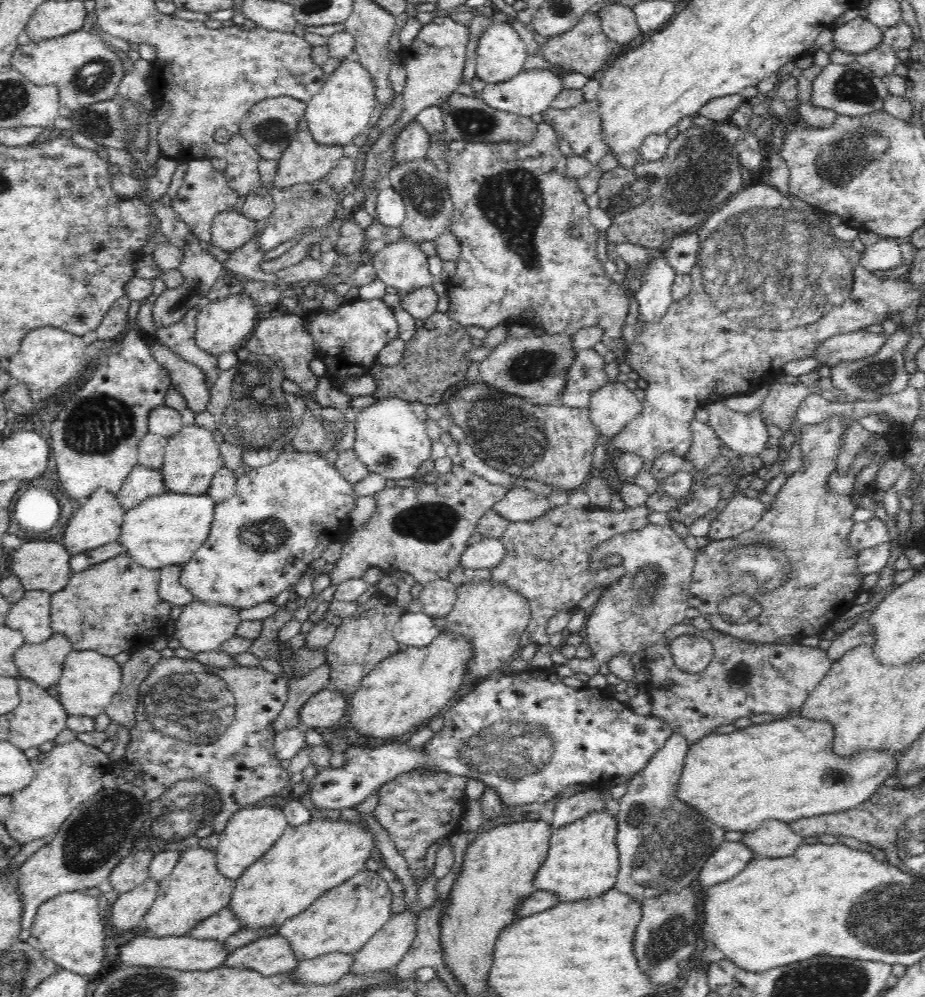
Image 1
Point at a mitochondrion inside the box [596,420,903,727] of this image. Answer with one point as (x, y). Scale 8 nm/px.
(751, 574)

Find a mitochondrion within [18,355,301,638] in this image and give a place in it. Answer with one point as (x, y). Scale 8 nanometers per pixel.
(102, 424)

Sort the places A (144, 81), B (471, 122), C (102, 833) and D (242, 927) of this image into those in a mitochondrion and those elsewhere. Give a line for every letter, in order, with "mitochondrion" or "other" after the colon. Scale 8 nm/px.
A: other
B: mitochondrion
C: mitochondrion
D: other

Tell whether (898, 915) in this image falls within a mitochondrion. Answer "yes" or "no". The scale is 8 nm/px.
yes

